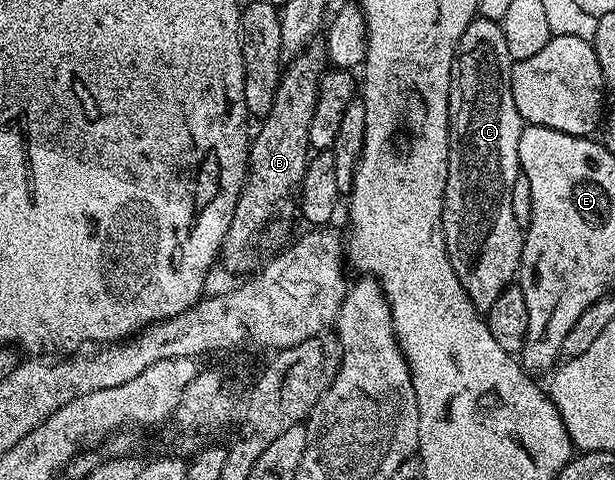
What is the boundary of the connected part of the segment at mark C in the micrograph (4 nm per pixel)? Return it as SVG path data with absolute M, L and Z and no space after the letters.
M481 17L473 19L468 29L464 29L464 37L460 37L450 74L448 181L444 185L442 232L452 269L479 313L492 309L496 297L515 282L522 260L524 228L516 221L516 213L512 213L512 185L516 185L520 174L518 150L524 120L516 109L516 101L512 101L511 66L501 22Z

